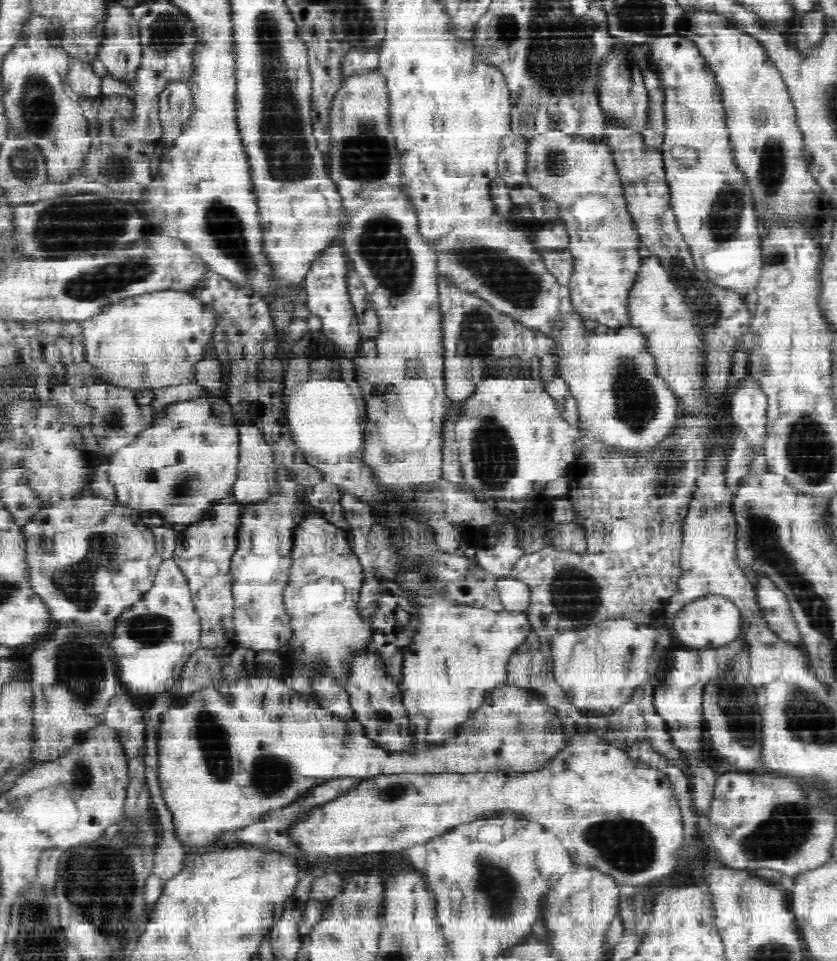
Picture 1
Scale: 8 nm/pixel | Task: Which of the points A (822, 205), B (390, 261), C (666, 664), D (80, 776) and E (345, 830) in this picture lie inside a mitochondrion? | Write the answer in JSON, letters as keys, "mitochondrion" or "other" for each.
{"A":"other","B":"mitochondrion","C":"other","D":"mitochondrion","E":"other"}

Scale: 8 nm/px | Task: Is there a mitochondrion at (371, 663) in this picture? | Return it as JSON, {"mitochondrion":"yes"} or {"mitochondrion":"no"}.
{"mitochondrion":"no"}

